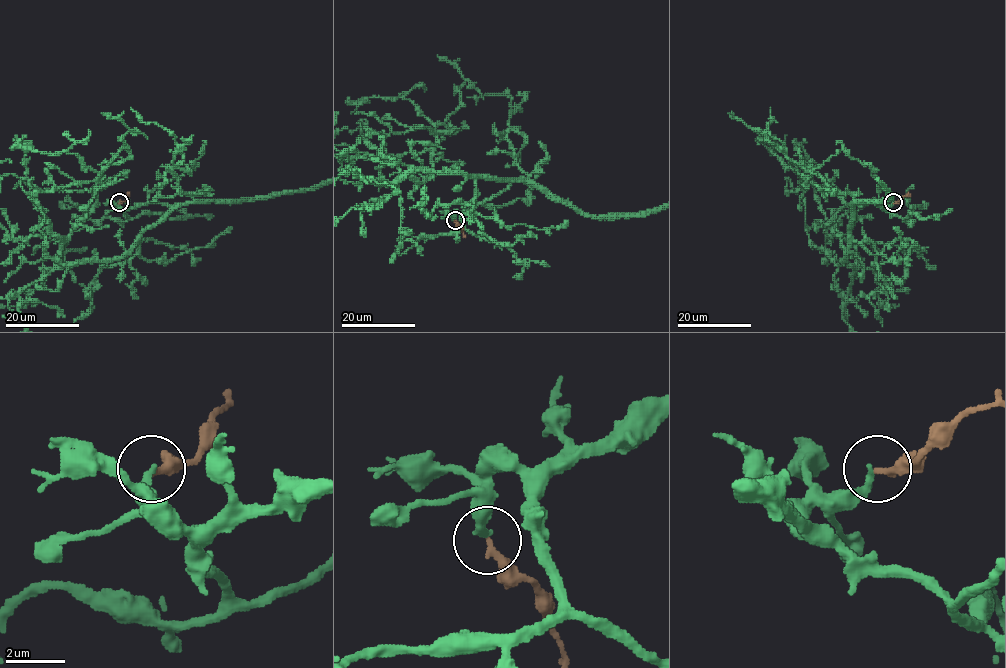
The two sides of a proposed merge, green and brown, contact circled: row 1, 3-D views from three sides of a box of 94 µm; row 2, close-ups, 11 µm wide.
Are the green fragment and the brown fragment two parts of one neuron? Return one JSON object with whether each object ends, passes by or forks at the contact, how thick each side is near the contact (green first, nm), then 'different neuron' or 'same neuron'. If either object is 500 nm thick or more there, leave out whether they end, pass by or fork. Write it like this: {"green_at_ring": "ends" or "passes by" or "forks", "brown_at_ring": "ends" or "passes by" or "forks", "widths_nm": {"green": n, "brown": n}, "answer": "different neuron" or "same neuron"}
{"green_at_ring": "ends", "brown_at_ring": "ends", "widths_nm": {"green": 280, "brown": 280}, "answer": "same neuron"}

